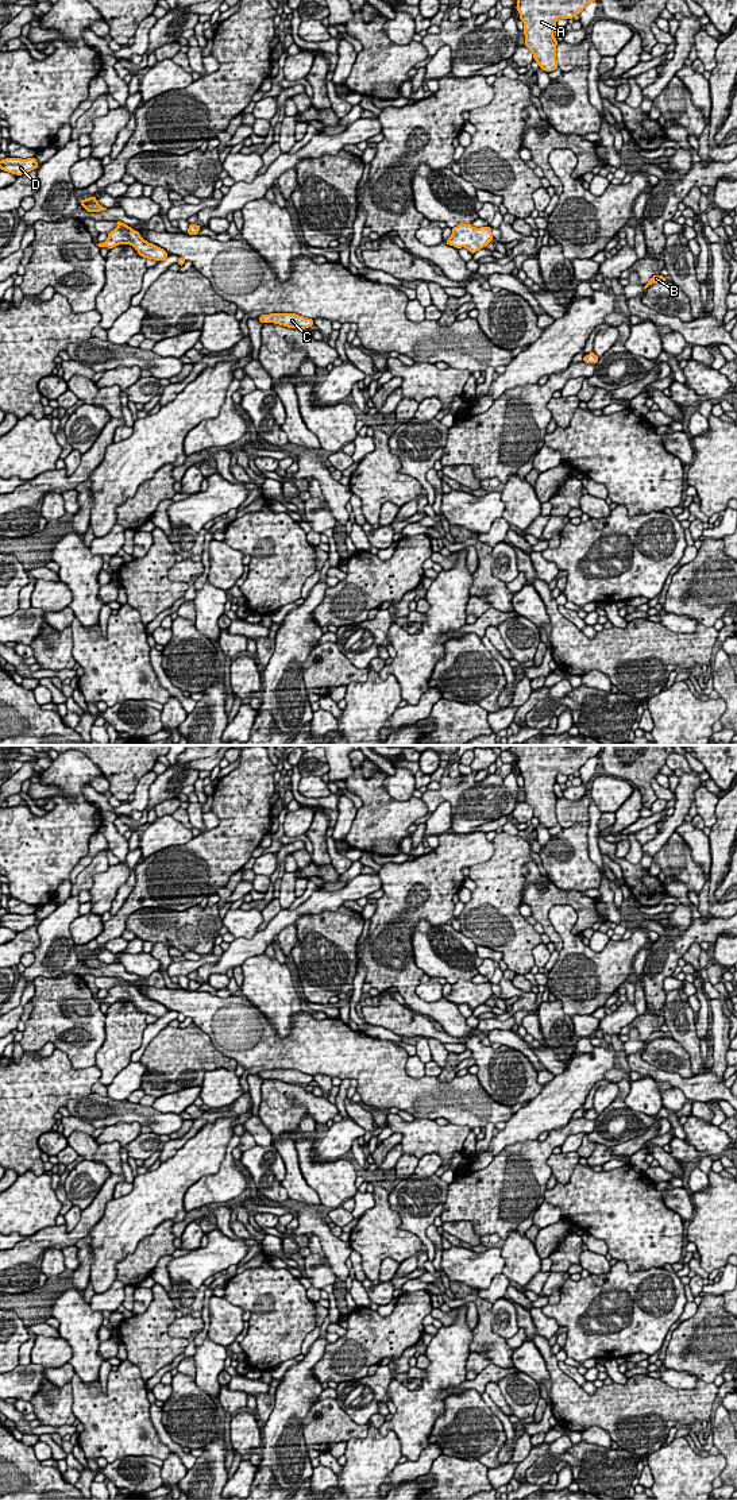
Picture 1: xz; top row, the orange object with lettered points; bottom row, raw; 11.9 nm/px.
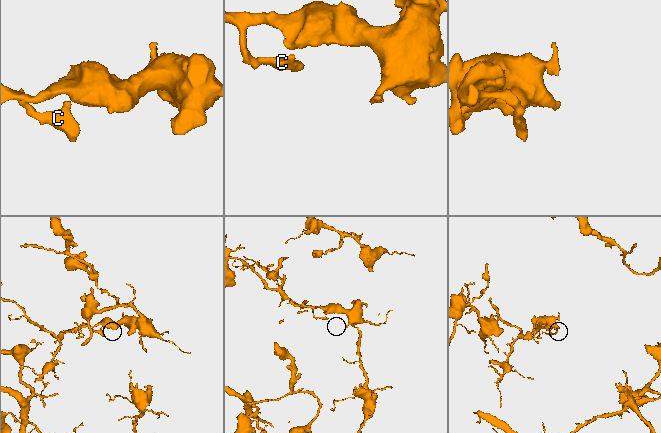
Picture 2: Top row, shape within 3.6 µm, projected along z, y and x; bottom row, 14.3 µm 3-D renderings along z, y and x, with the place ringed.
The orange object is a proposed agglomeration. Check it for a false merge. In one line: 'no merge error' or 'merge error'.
no merge error

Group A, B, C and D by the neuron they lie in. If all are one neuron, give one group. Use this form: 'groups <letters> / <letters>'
groups A B C D

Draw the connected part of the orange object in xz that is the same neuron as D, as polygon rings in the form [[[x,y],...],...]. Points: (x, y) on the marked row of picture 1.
[[[5,158],[0,161],[0,169],[4,171],[9,171],[16,176],[26,174],[38,167],[38,162],[35,158],[20,159],[20,158]]]

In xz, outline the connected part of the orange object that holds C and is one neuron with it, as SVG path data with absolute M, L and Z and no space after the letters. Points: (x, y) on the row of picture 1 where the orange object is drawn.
M271 313L259 316L261 323L275 323L289 328L309 328L315 325L312 319L302 317L296 313Z

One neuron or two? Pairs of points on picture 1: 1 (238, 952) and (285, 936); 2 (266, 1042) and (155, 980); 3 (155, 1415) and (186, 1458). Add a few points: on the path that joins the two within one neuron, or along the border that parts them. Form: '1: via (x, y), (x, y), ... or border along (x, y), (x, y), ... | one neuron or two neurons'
1: border along (294, 924), (286, 925), (277, 934) | two neurons
2: border along (149, 986), (165, 987) | two neurons
3: via (158, 1426), (165, 1438), (176, 1448) | one neuron

